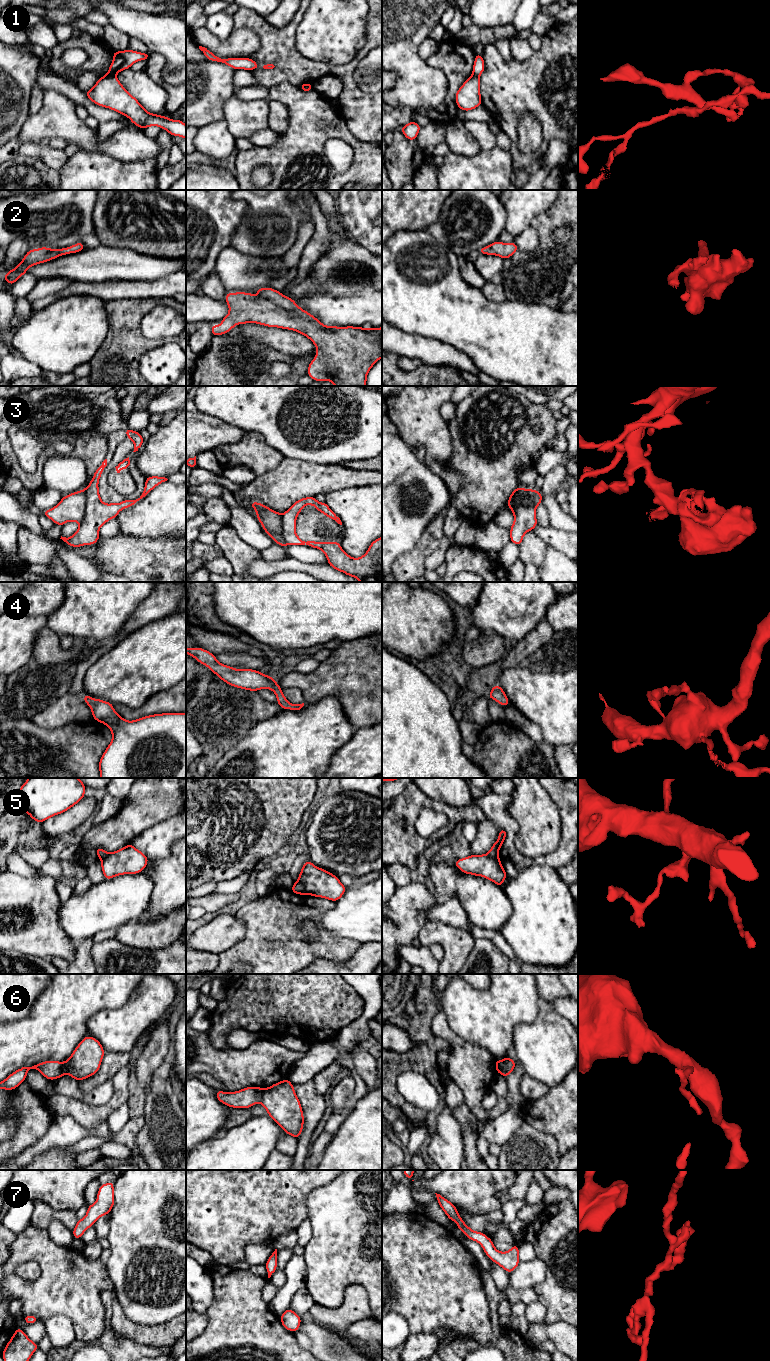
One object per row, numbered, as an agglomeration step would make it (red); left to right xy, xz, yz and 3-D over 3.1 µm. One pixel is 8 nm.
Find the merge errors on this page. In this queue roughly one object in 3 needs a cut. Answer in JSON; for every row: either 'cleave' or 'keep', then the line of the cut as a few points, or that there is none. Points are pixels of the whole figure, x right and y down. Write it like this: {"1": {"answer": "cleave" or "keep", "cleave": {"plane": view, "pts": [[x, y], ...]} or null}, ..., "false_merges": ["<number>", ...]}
{"1": {"answer": "cleave", "cleave": {"plane": "xy", "pts": [[107, 73], [115, 75]]}}, "2": {"answer": "keep", "cleave": null}, "3": {"answer": "cleave", "cleave": {"plane": "xy", "pts": [[84, 490], [85, 512], [79, 523]]}}, "4": {"answer": "keep", "cleave": null}, "5": {"answer": "cleave", "cleave": {"plane": "xz", "pts": [[297, 881], [303, 885], [304, 893]]}}, "6": {"answer": "cleave", "cleave": {"plane": "xz", "pts": [[263, 1088], [259, 1102]]}}, "7": {"answer": "keep", "cleave": null}, "false_merges": ["1", "3", "5", "6"]}

